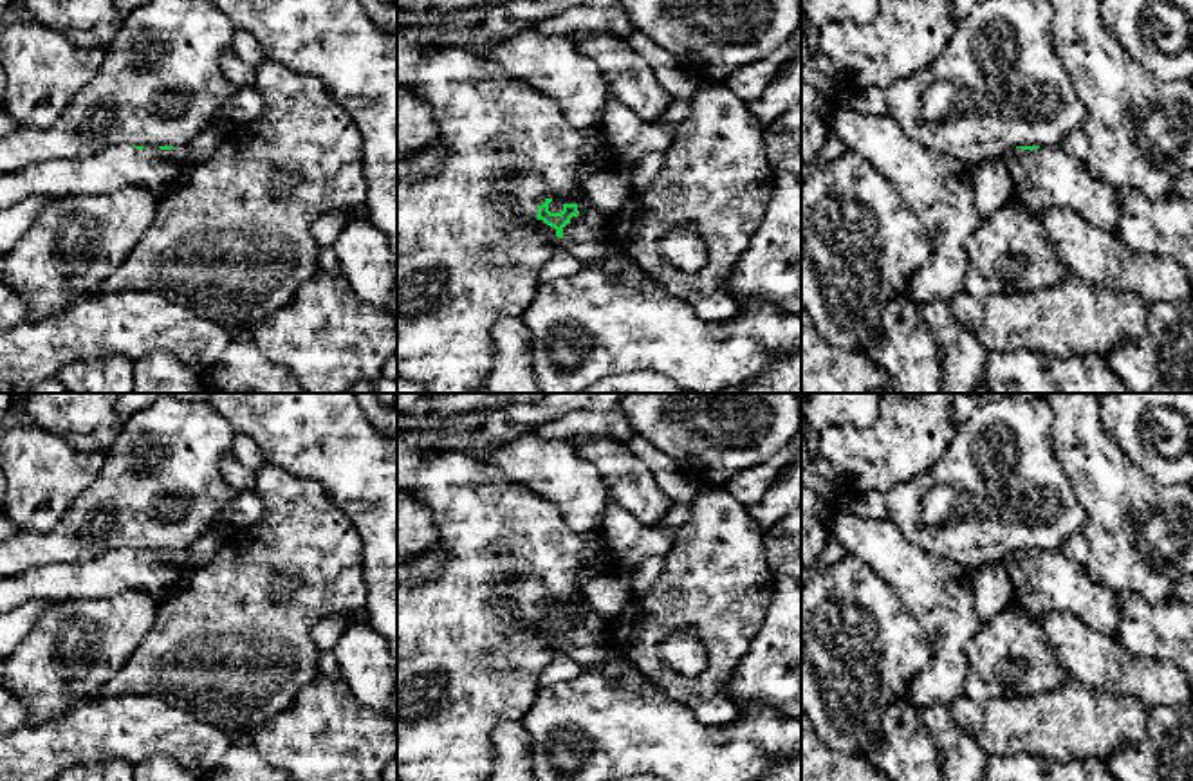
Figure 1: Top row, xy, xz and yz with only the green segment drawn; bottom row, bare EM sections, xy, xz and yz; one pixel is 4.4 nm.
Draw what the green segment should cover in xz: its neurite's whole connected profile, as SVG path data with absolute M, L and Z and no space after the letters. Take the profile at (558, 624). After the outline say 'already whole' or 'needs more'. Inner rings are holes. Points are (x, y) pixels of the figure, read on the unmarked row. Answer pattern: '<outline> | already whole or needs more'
M520 577L509 601L514 606L514 620L529 626L543 624L556 633L560 653L578 662L583 671L601 669L610 678L623 671L623 657L608 640L610 620L603 619L590 604L563 608L561 617L550 617L550 592L532 577Z | needs more

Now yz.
M1061 548L1016 550L1000 561L1013 583L1013 597L1029 613L1067 613L1085 626L1115 635L1117 592L1096 583L1085 565L1070 561Z | needs more

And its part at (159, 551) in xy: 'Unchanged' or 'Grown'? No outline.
Grown

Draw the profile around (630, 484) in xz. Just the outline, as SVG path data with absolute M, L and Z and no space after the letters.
M570 435L567 440L597 469L612 501L643 525L666 519L675 501L659 489L652 471L628 444L606 435Z

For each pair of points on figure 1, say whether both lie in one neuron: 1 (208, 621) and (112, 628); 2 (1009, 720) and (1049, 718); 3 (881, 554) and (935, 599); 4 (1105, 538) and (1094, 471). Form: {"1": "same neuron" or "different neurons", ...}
{"1": "different neurons", "2": "same neuron", "3": "same neuron", "4": "same neuron"}

